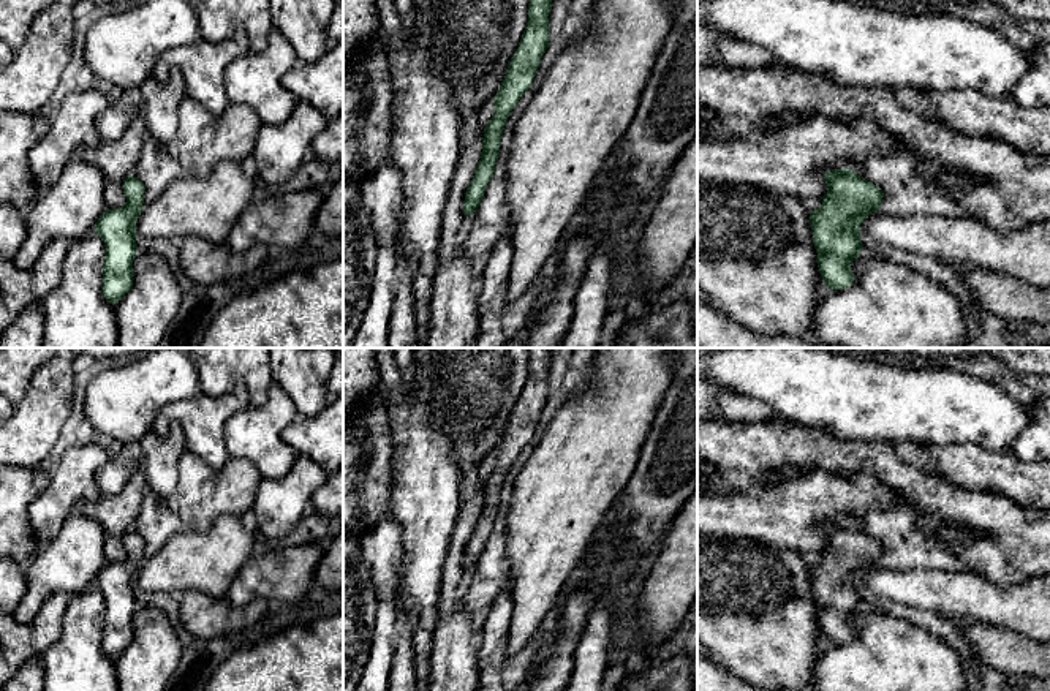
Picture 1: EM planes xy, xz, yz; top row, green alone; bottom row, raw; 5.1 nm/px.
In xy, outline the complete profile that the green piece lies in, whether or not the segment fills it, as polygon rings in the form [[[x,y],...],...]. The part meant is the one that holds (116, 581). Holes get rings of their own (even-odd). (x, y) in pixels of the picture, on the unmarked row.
[[[133,528],[123,534],[127,557],[119,563],[104,565],[95,585],[103,593],[103,651],[117,658],[133,640],[133,615],[136,612],[136,576],[144,565],[144,538]]]

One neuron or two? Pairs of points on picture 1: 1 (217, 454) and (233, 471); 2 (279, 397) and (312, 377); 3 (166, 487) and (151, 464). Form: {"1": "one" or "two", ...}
{"1": "two", "2": "two", "3": "one"}

